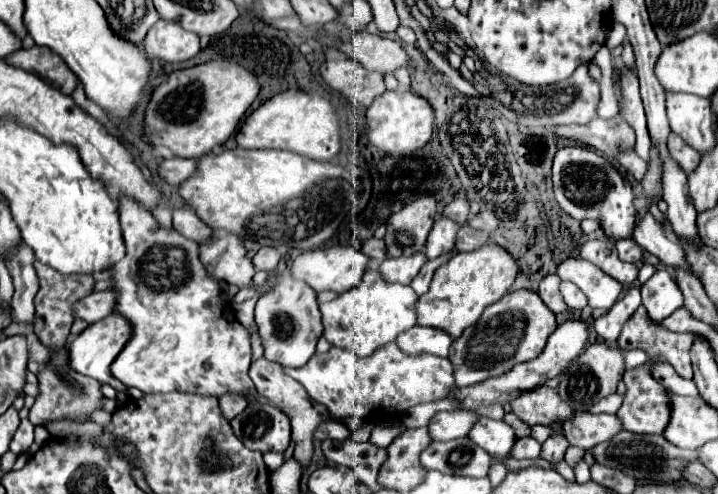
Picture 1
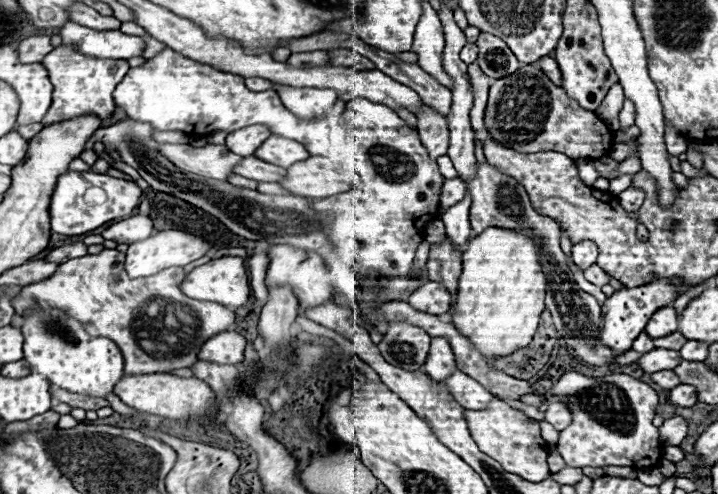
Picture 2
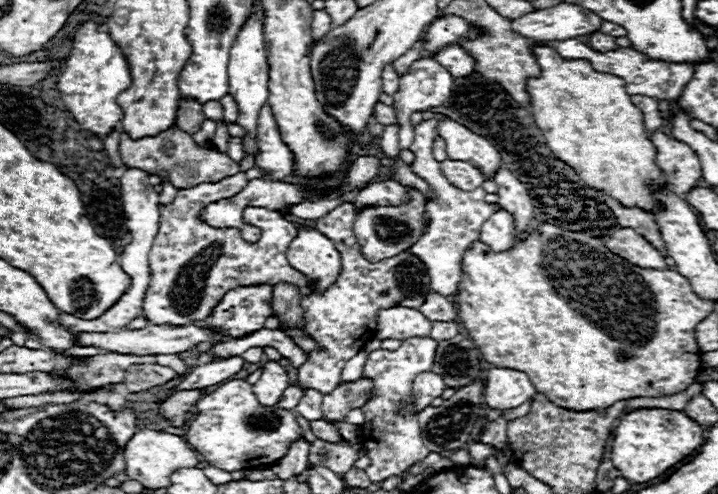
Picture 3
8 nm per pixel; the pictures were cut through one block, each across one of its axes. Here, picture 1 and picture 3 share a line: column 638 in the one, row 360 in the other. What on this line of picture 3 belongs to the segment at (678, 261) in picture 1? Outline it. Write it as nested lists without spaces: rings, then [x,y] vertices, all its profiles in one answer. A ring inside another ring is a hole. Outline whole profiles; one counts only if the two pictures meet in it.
[[[230,356],[230,358],[216,360],[216,362],[208,362],[204,366],[194,366],[192,372],[182,378],[176,392],[220,384],[220,382],[230,380],[232,376],[236,376],[242,370],[242,366],[244,366],[244,360],[240,356]]]

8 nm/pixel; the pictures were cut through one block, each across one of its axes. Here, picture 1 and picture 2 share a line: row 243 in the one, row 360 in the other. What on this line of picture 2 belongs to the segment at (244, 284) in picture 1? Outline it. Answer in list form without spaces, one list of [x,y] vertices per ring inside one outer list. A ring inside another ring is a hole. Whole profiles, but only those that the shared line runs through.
[[[226,330],[208,338],[200,348],[198,358],[216,364],[240,364],[244,360],[244,348],[246,338],[234,330]]]

